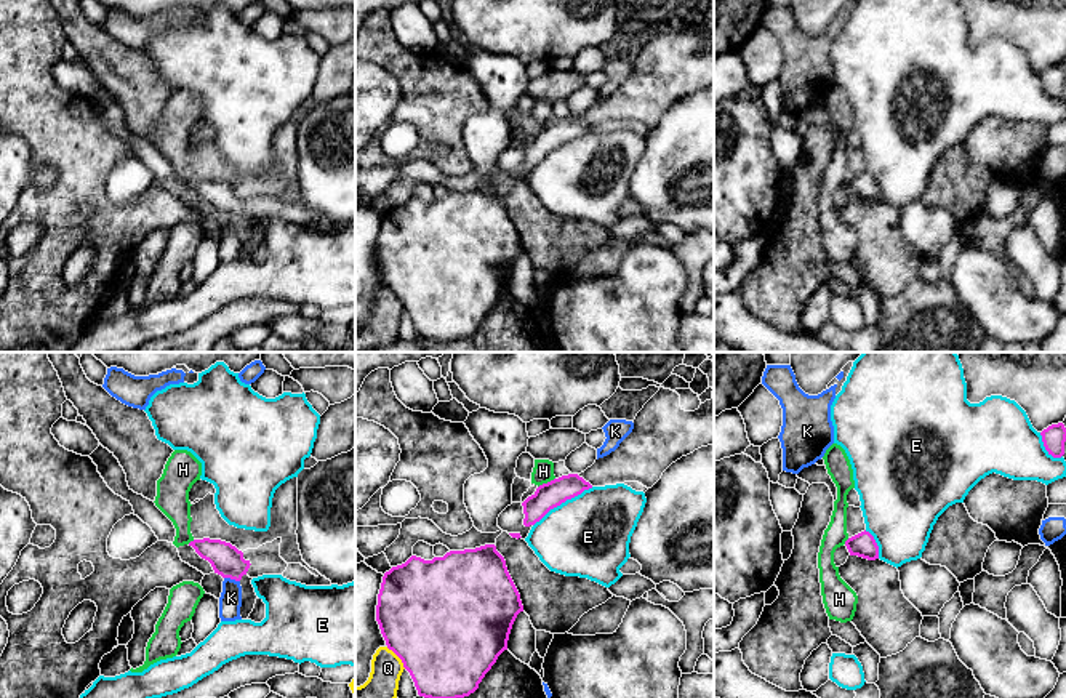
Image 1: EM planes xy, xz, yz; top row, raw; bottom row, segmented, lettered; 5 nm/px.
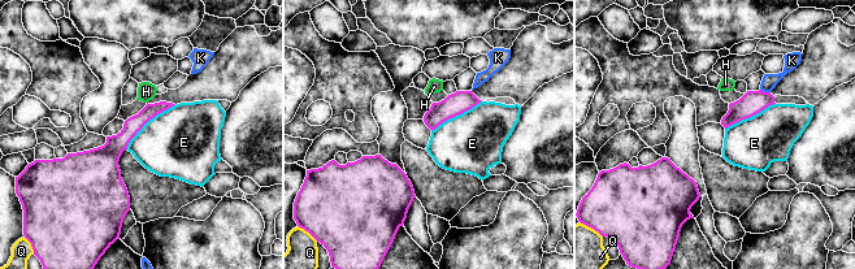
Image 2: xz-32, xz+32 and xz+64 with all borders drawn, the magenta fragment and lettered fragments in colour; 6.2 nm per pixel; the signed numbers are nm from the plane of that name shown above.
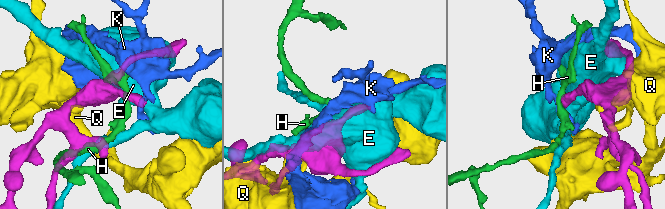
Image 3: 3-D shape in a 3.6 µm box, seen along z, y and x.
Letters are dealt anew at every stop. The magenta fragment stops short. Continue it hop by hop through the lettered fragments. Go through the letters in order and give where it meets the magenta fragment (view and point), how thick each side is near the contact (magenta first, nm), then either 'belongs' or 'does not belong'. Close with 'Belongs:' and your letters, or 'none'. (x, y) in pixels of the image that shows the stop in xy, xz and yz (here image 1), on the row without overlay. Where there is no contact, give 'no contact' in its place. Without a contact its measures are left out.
E: xz (562, 143) | 130/420 nm | does not belong
H: xz (548, 124) | 130/110 nm | does not belong
K: xy (232, 220) | 160/110 nm | does not belong
Q: xz (397, 296) | 500/160 nm | does not belong
Belongs: none

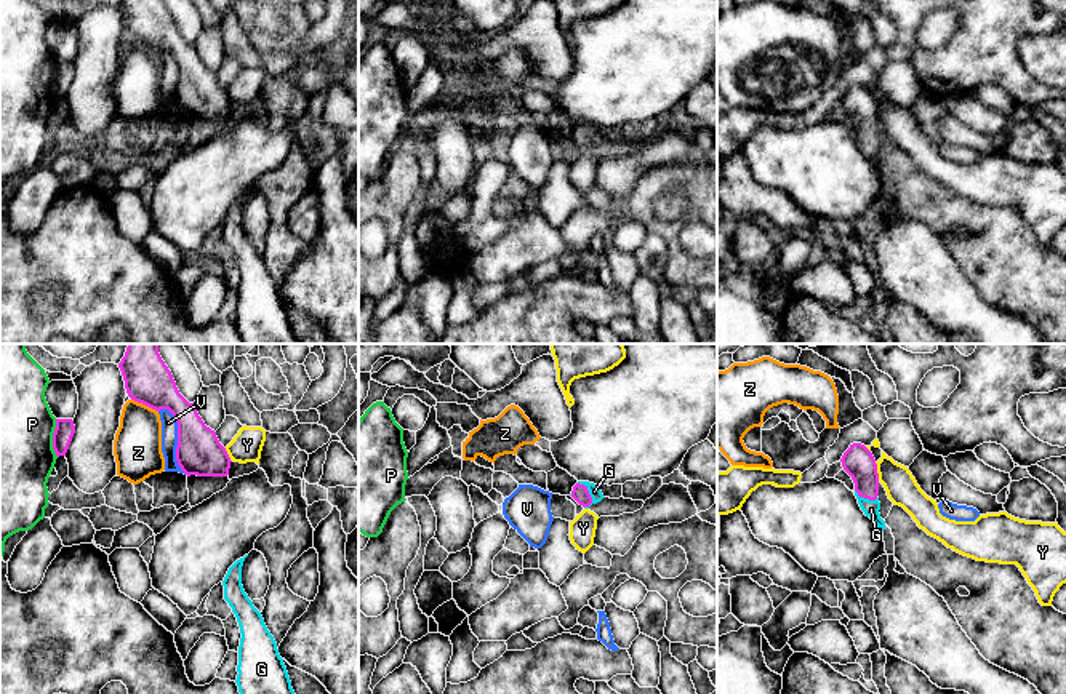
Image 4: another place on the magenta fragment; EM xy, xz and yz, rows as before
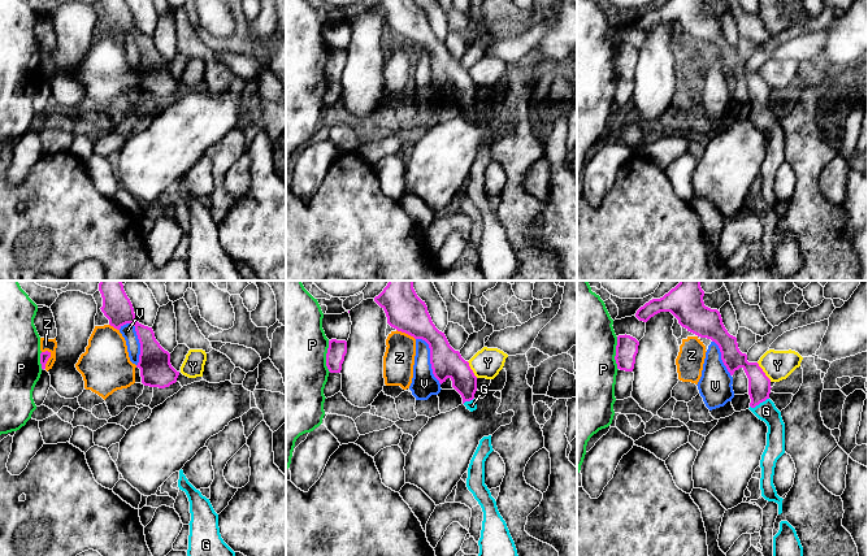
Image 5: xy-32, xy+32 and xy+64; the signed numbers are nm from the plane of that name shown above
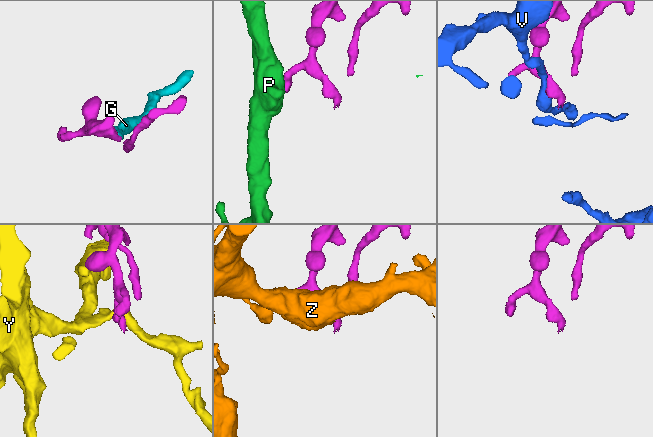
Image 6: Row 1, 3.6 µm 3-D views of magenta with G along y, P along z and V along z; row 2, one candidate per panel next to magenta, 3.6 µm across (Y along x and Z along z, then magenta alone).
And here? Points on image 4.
G: xz (589, 136) | 90/60 nm | belongs
P: xy (53, 80) | 100/500 nm | does not belong
V: xy (178, 80) | 220/80 nm | does not belong
Y: yz (876, 114) | 160/160 nm | does not belong
Z: xy (144, 45) | 240/240 nm | does not belong
Belongs: G

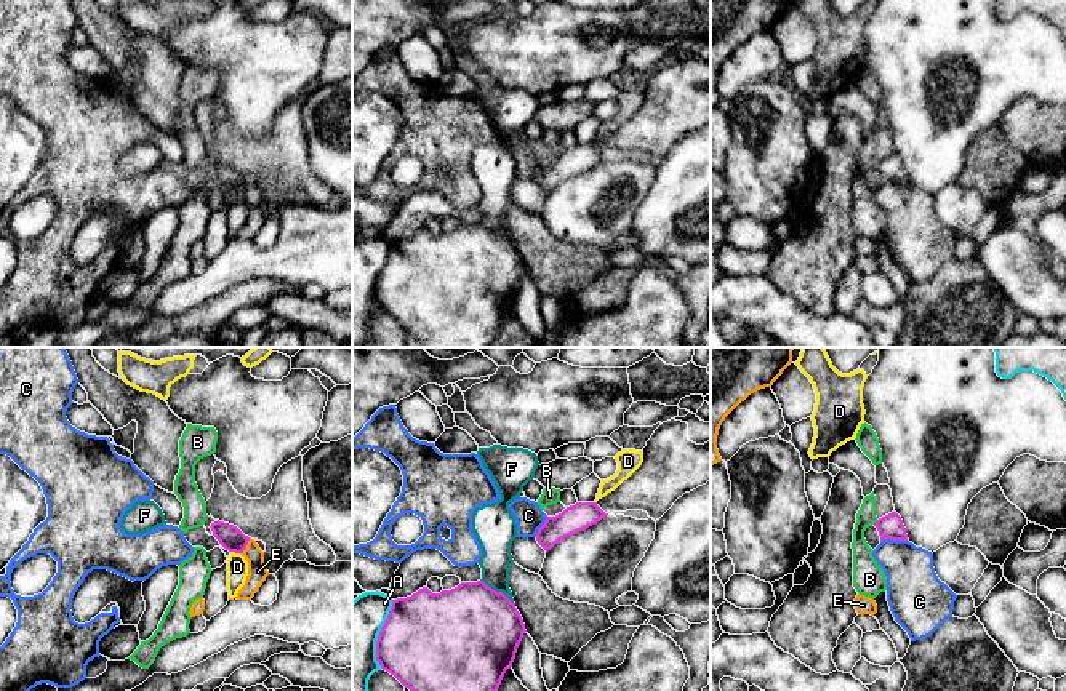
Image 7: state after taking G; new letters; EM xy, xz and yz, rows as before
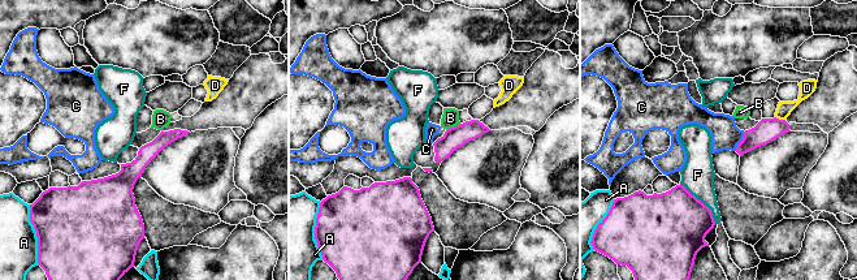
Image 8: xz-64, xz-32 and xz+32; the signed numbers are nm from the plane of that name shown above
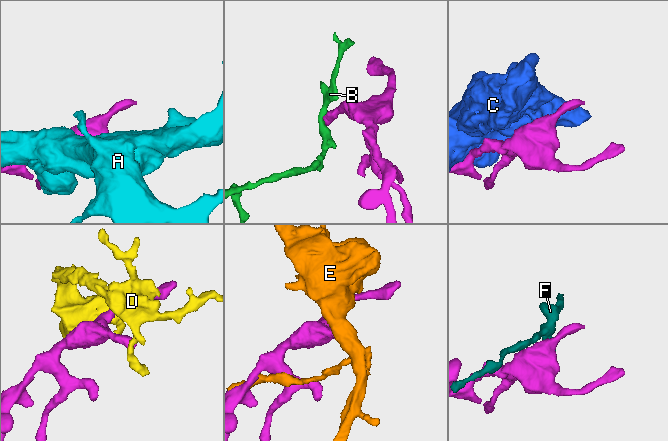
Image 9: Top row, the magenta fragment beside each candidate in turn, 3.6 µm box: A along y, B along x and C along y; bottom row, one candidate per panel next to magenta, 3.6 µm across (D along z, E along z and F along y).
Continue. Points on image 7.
A: xz (380, 275) | 480/260 nm | does not belong
B: yz (876, 163) | 130/130 nm | does not belong
C: yz (893, 181) | 130/260 nm | does not belong
D: xy (236, 194) | 120/110 nm | does not belong
E: xy (247, 186) | 120/100 nm | does not belong
F: xz (498, 234) | 480/160 nm | does not belong
Belongs: none

